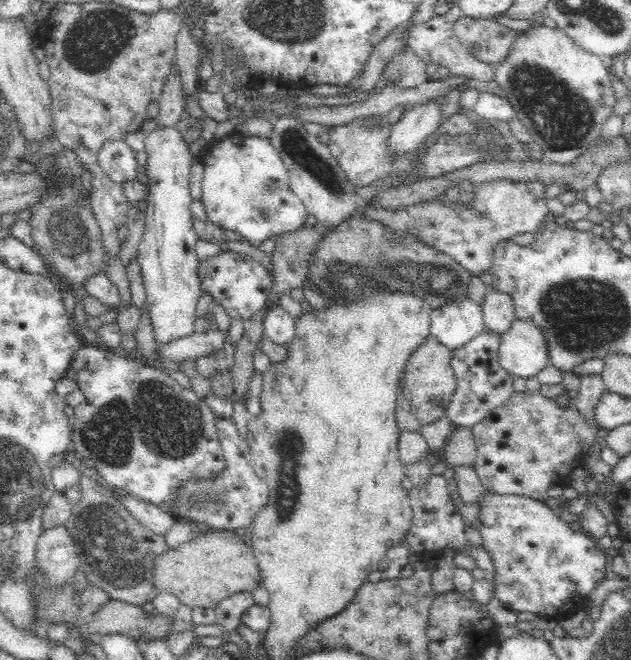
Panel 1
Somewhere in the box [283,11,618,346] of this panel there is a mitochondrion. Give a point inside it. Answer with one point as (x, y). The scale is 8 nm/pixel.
(561, 116)

